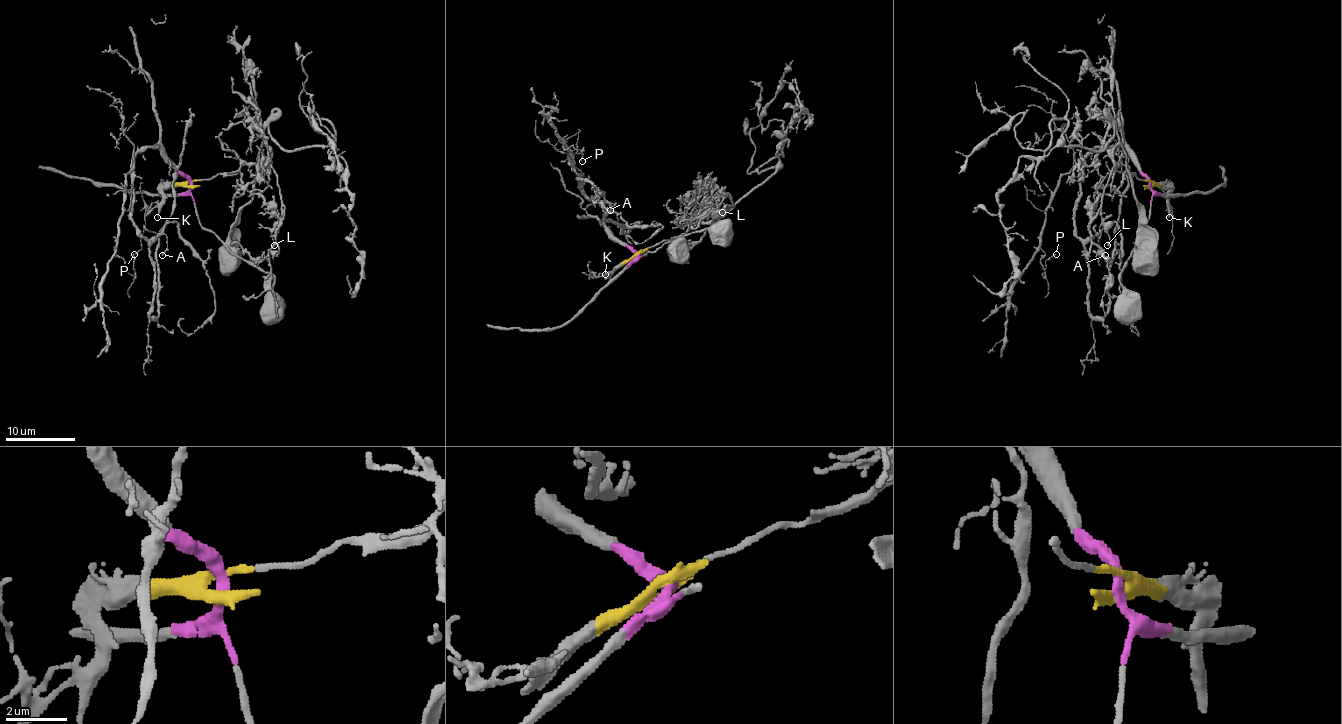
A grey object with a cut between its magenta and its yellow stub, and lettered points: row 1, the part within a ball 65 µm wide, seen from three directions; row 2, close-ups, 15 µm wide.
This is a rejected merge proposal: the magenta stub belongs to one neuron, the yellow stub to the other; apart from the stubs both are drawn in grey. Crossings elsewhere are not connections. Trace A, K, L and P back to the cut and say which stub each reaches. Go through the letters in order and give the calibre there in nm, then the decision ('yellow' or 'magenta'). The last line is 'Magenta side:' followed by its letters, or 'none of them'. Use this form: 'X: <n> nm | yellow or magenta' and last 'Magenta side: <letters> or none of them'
A: 110 nm | magenta
K: 170 nm | yellow
L: 150 nm | yellow
P: 110 nm | magenta
Magenta side: A, P

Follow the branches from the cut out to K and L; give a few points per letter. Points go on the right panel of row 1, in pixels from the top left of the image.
K: (1149, 185), (1161, 185), (1166, 191), (1170, 217)
L: (1149, 185), (1149, 180), (1124, 173), (1112, 196), (1102, 194), (1093, 205), (1091, 217), (1102, 217), (1107, 245)

